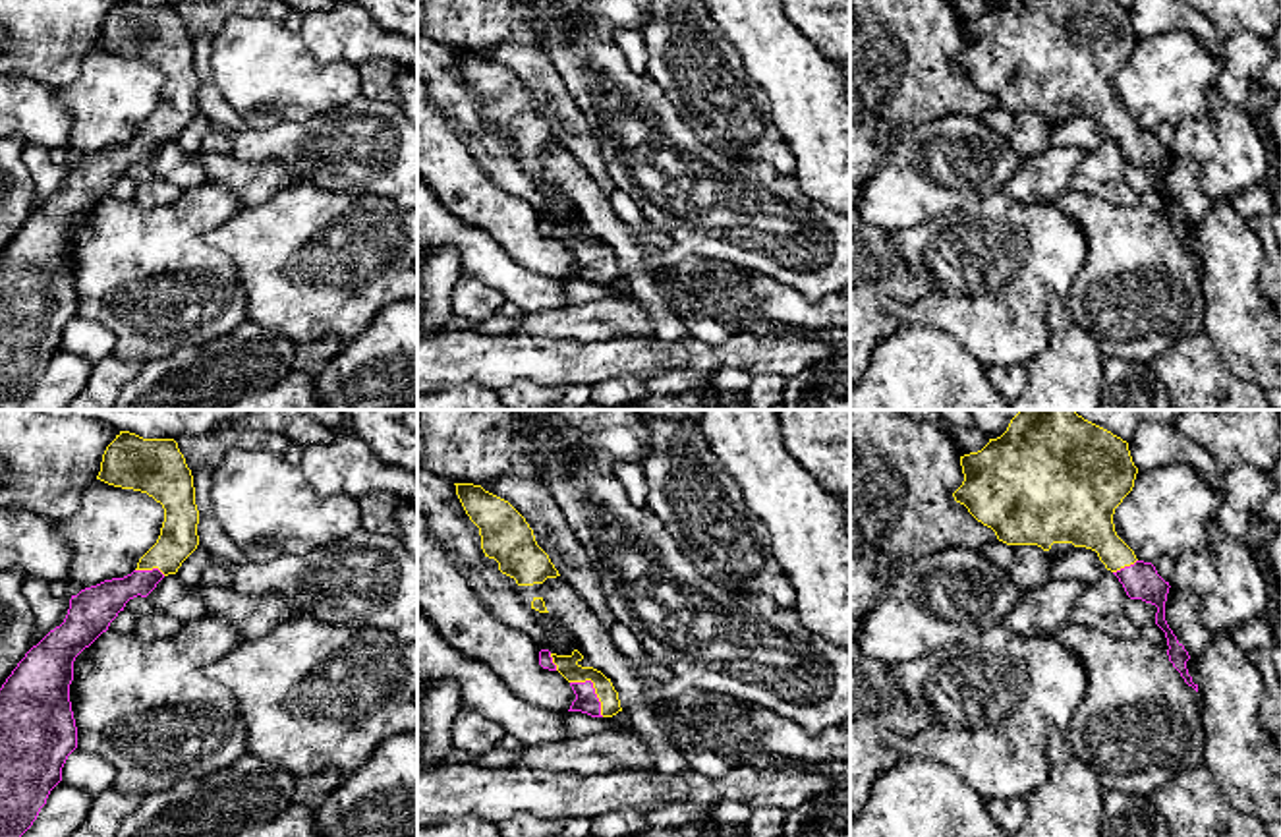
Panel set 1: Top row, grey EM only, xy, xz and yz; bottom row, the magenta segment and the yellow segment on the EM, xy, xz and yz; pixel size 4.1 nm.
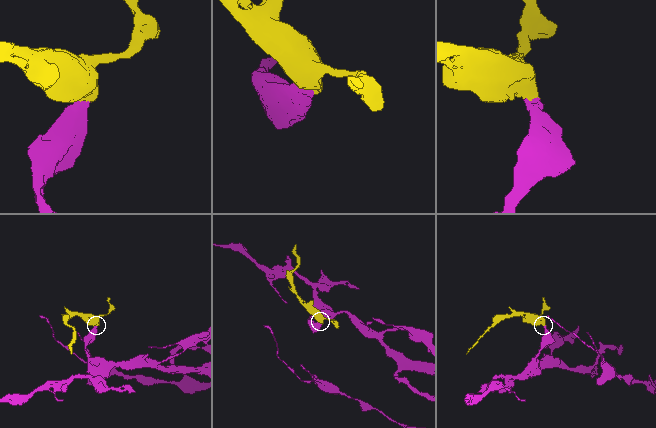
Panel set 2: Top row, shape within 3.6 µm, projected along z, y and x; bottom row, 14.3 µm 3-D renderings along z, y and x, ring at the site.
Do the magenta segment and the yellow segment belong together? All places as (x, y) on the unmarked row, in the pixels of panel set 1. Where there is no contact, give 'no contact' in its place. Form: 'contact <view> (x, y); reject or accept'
contact xz (594, 256); accept

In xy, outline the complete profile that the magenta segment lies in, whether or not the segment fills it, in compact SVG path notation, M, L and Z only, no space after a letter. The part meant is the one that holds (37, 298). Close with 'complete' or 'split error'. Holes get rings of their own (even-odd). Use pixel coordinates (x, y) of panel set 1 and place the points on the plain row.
M116 2L97 46L147 60L162 72L164 89L137 135L71 162L64 189L33 213L2 251L0 410L19 410L77 315L70 269L75 224L108 197L129 166L147 164L199 112L193 43L174 6Z | split error

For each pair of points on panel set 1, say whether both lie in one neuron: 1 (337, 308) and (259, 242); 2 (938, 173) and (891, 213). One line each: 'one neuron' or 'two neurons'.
1: one neuron
2: one neuron

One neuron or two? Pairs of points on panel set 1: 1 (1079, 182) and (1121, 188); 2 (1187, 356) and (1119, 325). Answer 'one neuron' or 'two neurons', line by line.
1: one neuron
2: two neurons

